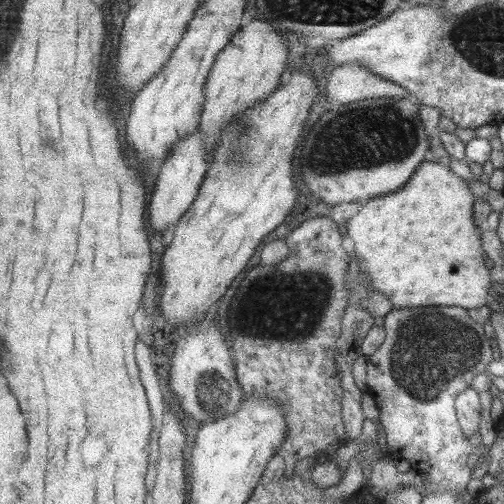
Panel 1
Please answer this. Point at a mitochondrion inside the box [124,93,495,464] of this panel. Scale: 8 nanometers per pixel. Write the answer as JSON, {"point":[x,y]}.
{"point":[431,347]}

